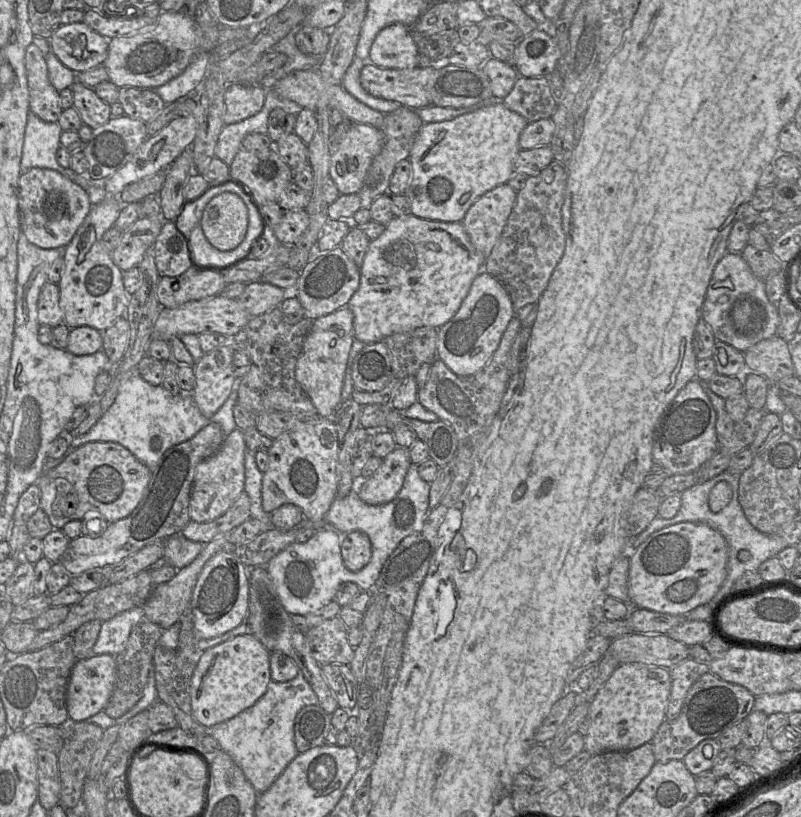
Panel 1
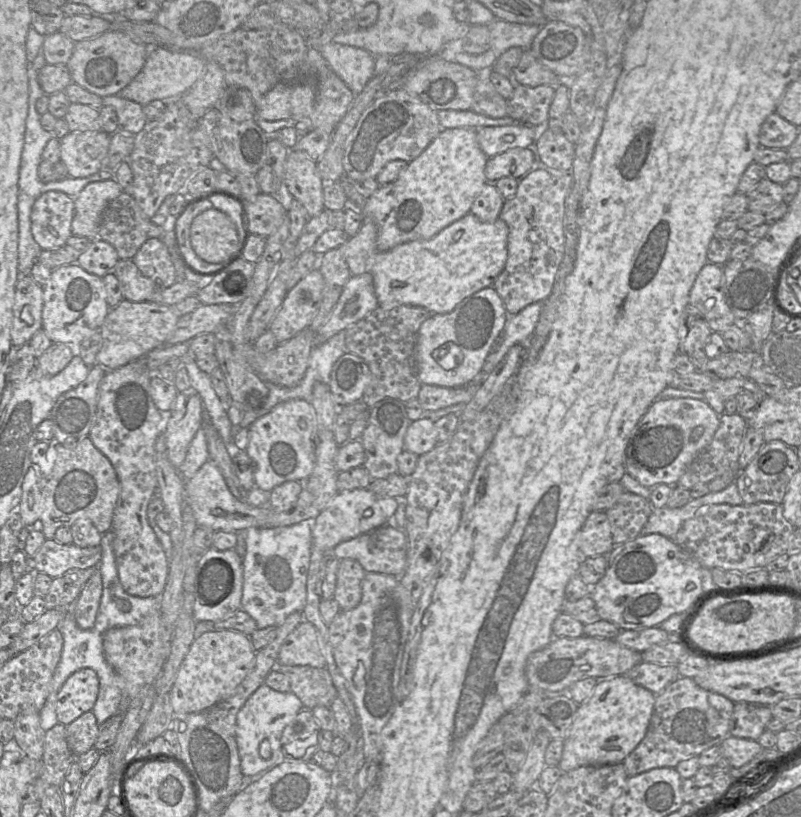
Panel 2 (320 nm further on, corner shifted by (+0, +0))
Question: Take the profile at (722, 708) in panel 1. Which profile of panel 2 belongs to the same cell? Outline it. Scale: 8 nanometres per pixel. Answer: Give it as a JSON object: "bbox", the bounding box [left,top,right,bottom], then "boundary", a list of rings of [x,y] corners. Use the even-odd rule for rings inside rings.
{"bbox":[622,677,735,776],"boundary":[[[679,677],[655,696],[655,704],[645,737],[622,762],[628,776],[658,767],[675,768],[680,761],[699,756],[729,735],[735,703],[705,690],[693,678]]]}

